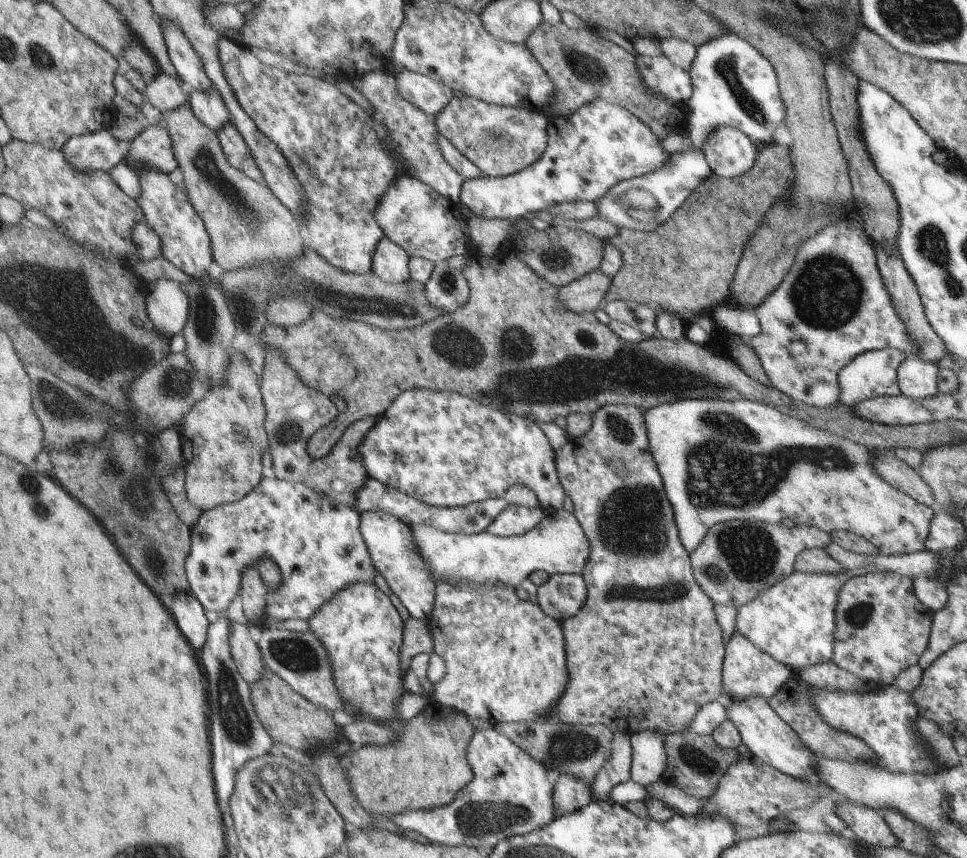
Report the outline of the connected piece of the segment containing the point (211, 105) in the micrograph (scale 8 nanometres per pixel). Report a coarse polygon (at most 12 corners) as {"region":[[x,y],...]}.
{"region":[[191,90],[195,113],[216,132],[233,120],[221,90]]}

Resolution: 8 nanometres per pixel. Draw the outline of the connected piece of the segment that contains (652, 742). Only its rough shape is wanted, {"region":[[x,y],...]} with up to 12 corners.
{"region":[[666,735],[630,736],[630,776],[648,788],[662,779]]}

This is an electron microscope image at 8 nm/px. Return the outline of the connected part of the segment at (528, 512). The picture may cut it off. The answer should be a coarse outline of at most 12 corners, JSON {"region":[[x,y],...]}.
{"region":[[506,506],[488,525],[499,537],[532,530],[547,508]]}

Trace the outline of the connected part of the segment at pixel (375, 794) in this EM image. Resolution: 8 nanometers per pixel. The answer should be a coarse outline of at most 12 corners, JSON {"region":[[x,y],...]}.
{"region":[[428,704],[392,745],[354,748],[366,812],[450,804],[473,780],[475,728]]}

